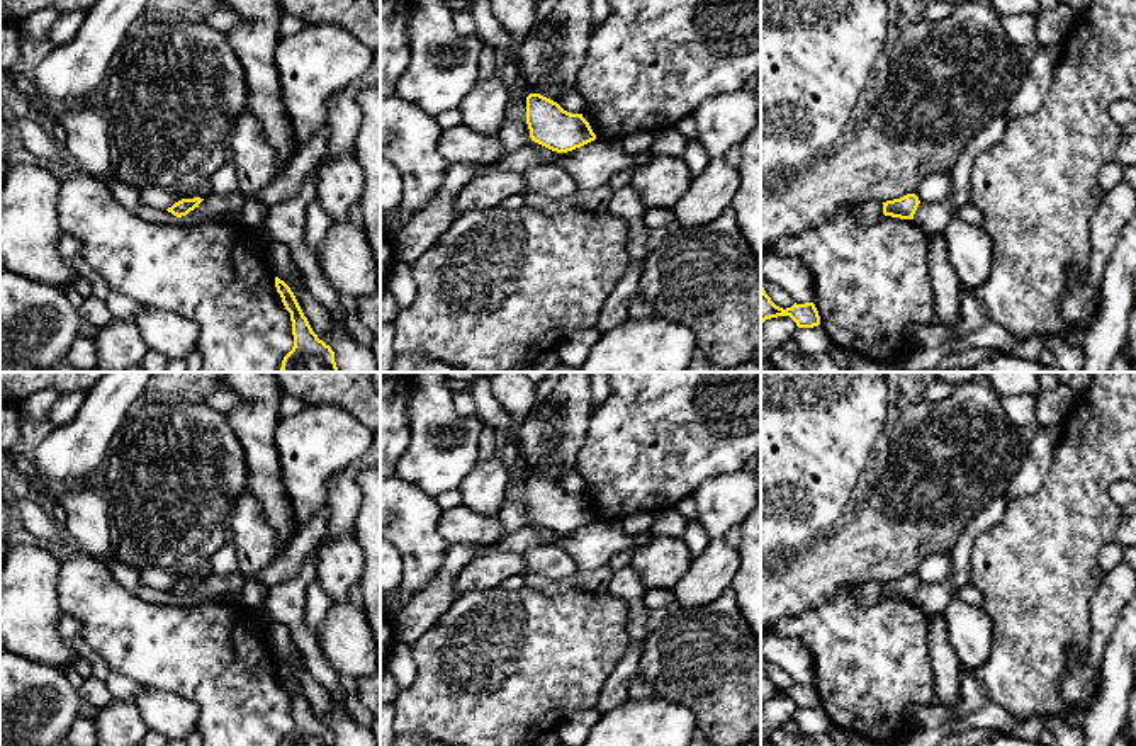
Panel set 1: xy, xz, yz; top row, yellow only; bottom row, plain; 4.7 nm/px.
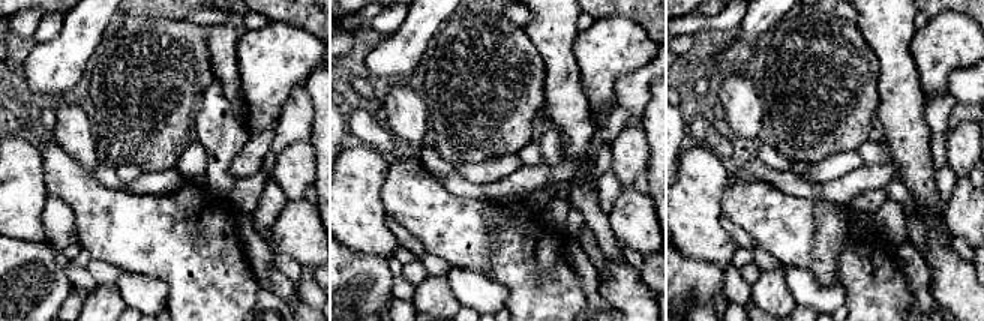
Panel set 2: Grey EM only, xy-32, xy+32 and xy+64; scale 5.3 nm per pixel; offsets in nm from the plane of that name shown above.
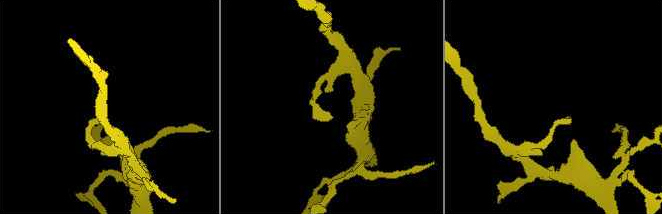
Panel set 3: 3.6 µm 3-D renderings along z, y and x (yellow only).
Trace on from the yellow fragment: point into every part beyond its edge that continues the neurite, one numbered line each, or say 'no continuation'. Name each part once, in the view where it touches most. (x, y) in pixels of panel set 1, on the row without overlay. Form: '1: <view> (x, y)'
no continuation

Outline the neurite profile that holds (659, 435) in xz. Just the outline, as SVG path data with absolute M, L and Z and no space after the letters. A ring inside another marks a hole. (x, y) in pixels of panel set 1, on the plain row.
M606 372L606 377L608 377L610 393L599 408L591 410L586 440L577 452L577 471L586 481L586 488L589 489L588 503L593 513L596 515L598 522L621 522L623 518L633 513L654 515L666 508L672 508L678 501L691 496L691 493L696 488L700 488L706 479L720 476L723 472L734 472L744 469L752 455L761 454L761 372Z

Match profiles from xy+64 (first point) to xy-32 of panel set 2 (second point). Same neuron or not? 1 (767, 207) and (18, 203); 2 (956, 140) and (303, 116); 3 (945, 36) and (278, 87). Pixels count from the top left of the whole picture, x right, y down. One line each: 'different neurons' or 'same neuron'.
1: different neurons
2: different neurons
3: same neuron

